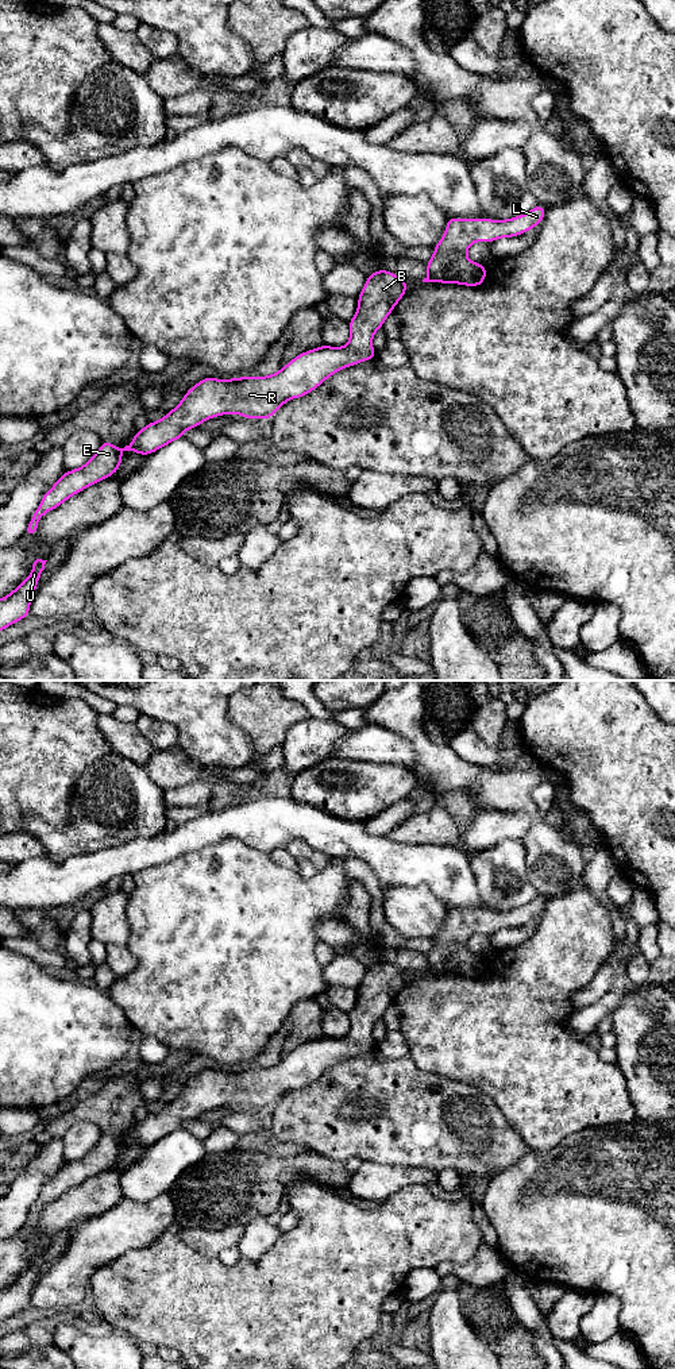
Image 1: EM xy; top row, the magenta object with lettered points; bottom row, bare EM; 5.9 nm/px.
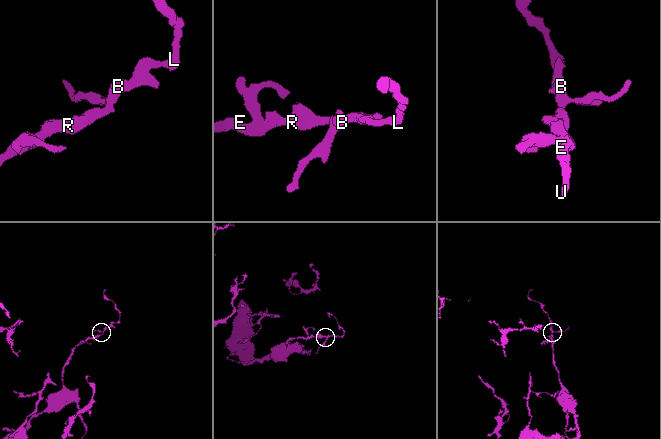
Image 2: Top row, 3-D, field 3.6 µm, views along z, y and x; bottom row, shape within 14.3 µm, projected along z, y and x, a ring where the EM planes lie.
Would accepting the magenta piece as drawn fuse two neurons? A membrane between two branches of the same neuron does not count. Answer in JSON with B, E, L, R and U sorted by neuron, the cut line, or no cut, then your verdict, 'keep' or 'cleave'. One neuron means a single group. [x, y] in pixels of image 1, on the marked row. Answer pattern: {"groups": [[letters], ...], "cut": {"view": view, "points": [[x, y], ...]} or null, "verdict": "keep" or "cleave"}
{"groups": [["B", "E", "L", "R", "U"]], "cut": null, "verdict": "keep"}

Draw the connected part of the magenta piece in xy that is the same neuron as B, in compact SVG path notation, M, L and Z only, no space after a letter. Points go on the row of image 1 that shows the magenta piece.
M381 269L371 273L359 294L358 311L348 321L350 340L346 347L320 346L293 358L282 369L267 377L216 379L207 377L192 386L182 401L163 419L136 431L130 446L117 448L103 439L97 454L82 467L63 473L45 493L32 513L24 535L38 533L38 521L68 498L85 487L113 475L122 466L122 452L150 455L169 443L182 439L189 428L205 420L236 413L244 419L269 420L281 406L309 394L339 370L373 360L377 351L371 346L374 333L396 304L405 296L409 282Z

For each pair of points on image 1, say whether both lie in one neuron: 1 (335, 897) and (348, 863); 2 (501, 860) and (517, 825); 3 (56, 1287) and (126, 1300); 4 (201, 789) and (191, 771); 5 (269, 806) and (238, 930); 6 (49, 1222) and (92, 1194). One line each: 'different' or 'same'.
1: different
2: different
3: different
4: different
5: different
6: same

